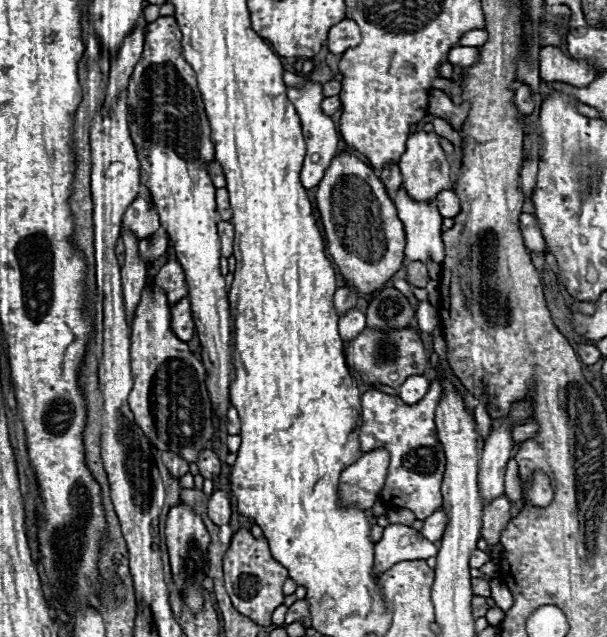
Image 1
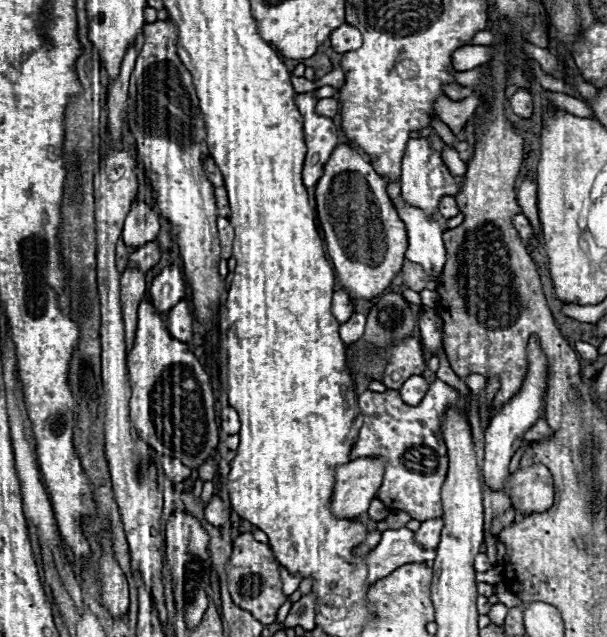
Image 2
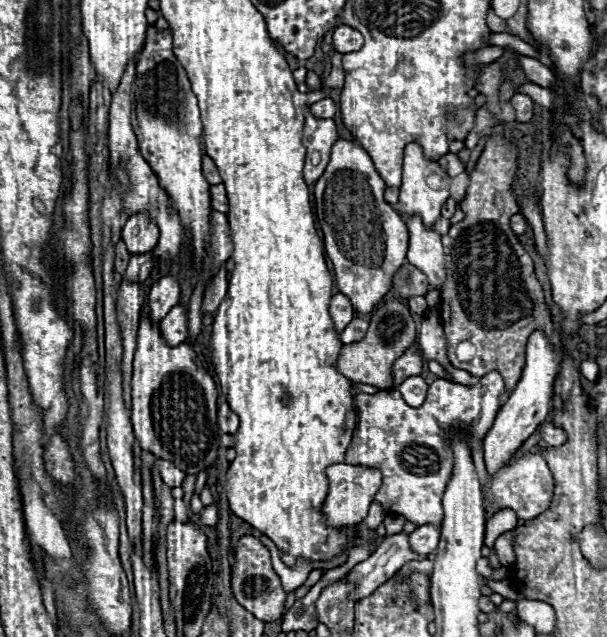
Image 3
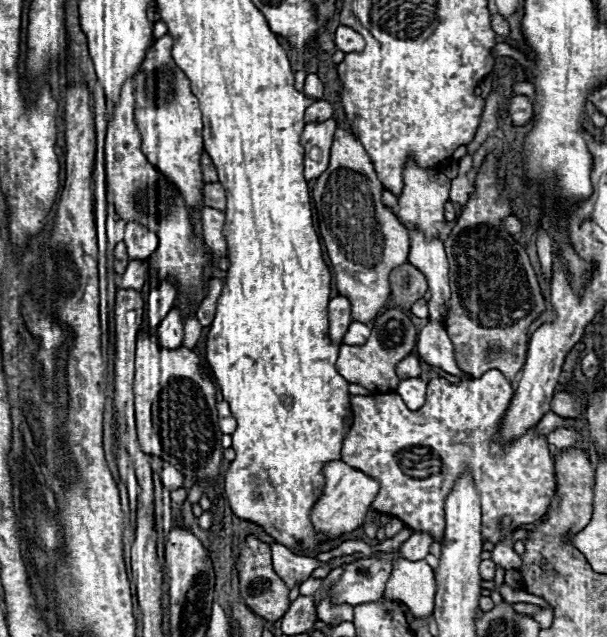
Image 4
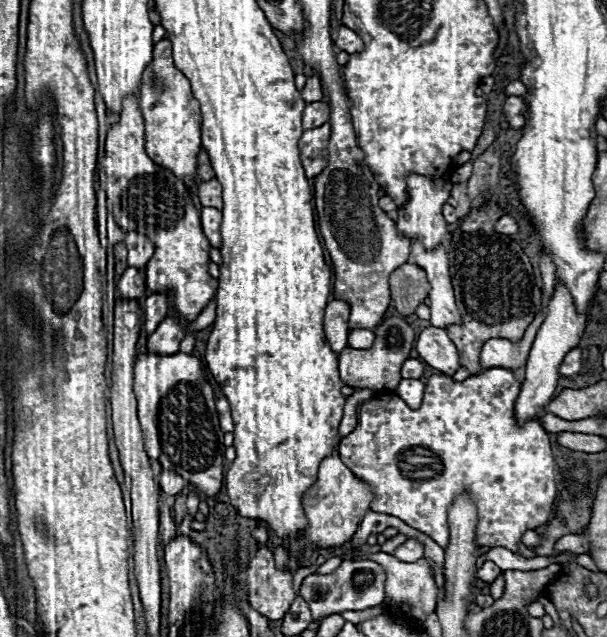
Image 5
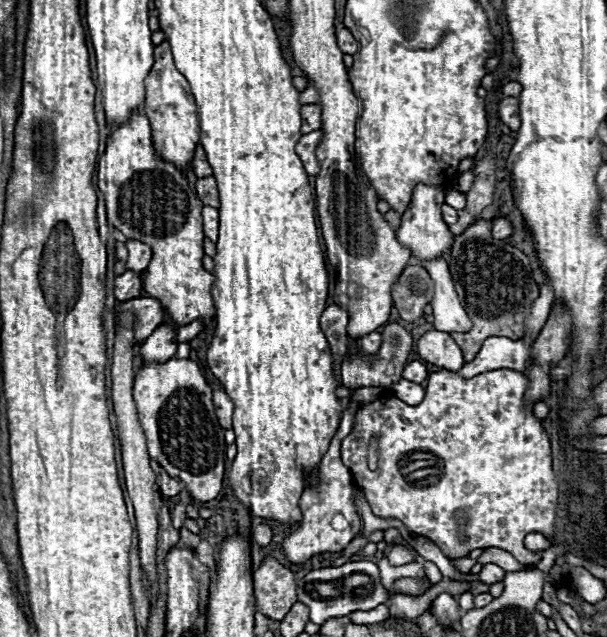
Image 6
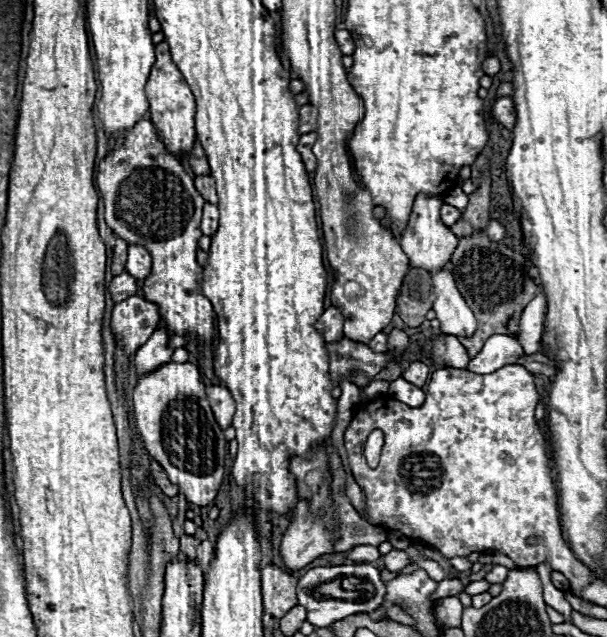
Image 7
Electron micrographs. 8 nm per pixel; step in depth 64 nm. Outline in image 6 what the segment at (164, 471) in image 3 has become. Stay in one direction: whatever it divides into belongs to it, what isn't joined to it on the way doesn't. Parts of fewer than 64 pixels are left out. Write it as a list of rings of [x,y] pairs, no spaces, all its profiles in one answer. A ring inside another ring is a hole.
[[[166,472],[158,474],[158,478],[156,478],[156,484],[160,486],[160,492],[162,492],[164,496],[176,496],[176,494],[180,494],[180,490],[184,488],[184,484],[182,484],[180,480],[176,480],[176,478],[170,478]]]

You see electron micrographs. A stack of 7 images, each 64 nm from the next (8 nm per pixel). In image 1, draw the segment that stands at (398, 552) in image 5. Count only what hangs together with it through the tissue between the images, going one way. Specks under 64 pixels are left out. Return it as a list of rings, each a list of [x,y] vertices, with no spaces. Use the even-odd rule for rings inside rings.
[[[440,508],[438,512],[434,512],[432,516],[428,516],[424,520],[424,528],[420,530],[420,534],[430,540],[430,542],[438,542],[444,534],[444,528],[446,528],[446,514],[444,514],[444,508]]]

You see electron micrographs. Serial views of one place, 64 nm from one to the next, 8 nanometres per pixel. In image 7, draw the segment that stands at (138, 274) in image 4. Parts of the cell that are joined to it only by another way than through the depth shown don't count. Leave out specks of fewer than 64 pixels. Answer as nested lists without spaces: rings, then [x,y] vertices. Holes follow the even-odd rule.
[[[124,272],[124,274],[120,274],[120,276],[114,276],[114,280],[110,282],[108,290],[110,290],[110,294],[112,294],[112,300],[118,304],[118,302],[122,302],[122,300],[126,300],[126,298],[130,298],[130,296],[136,294],[138,282]]]

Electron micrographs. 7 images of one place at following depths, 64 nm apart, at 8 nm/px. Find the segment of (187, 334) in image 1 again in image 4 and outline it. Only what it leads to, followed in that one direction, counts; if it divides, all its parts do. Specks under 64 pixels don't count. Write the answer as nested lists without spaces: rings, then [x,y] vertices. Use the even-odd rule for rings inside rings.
[[[172,308],[172,312],[168,312],[168,316],[156,328],[156,340],[162,348],[176,350],[182,346],[182,338],[184,338],[182,314],[178,308]]]

